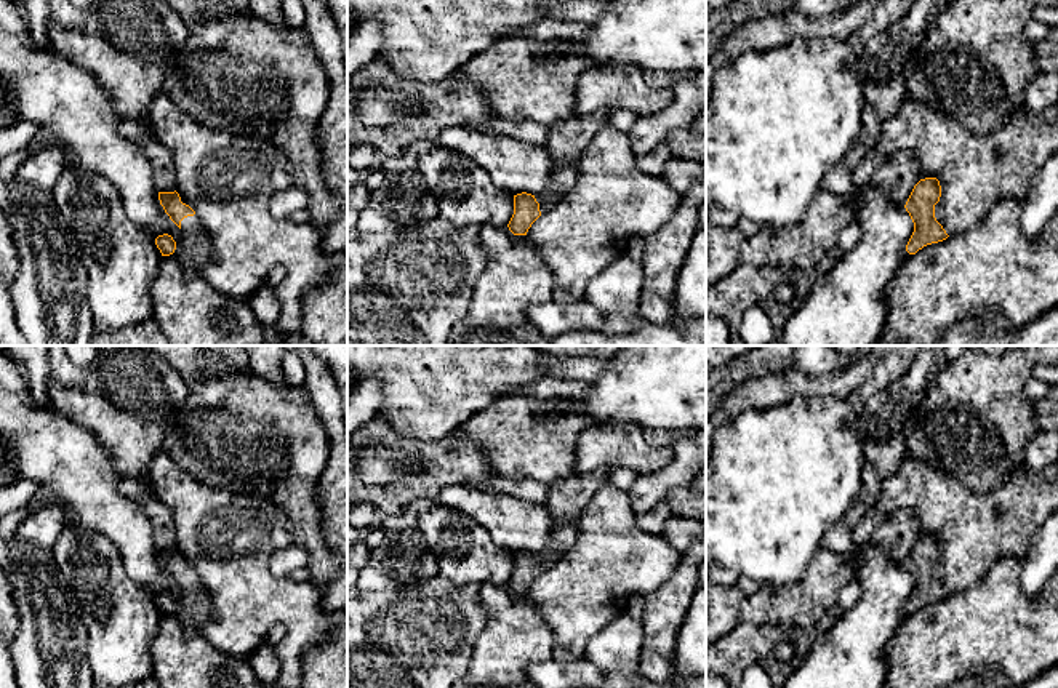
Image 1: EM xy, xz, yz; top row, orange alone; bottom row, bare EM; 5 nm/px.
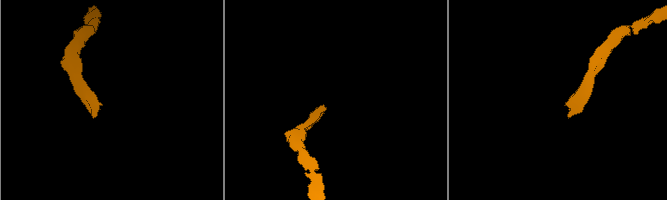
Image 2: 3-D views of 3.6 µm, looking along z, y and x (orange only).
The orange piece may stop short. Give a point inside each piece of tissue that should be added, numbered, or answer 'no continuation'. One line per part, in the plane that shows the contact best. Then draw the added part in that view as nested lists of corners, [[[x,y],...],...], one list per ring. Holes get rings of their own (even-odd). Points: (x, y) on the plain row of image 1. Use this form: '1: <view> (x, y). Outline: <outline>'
1: xy (192, 608). Outline: [[[187,574],[181,579],[181,597],[176,600],[173,614],[184,627],[200,630],[211,610],[210,594],[198,576]]]

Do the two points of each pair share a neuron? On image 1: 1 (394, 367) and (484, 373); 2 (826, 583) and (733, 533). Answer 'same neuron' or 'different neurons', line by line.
1: same neuron
2: different neurons

